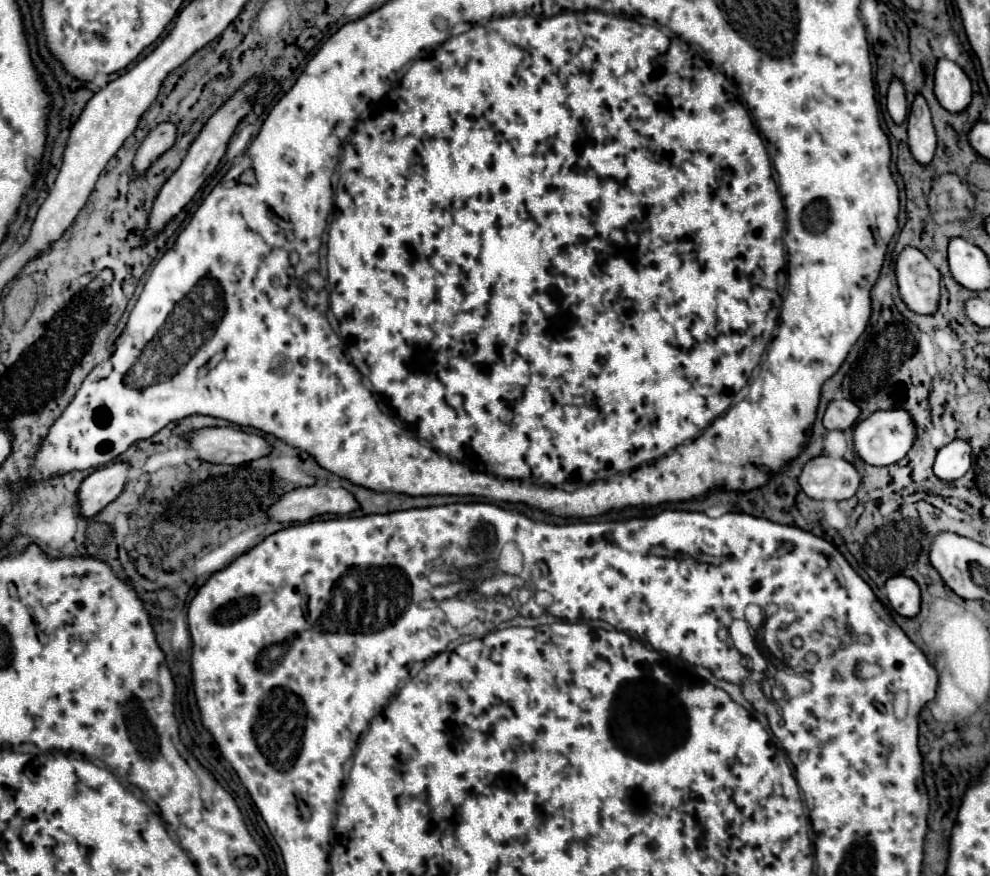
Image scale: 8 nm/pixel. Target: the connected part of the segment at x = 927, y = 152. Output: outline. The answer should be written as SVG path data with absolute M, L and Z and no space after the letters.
M917 95L911 105L907 131L909 131L909 147L911 147L913 157L921 165L927 165L933 159L937 137L935 137L931 111L929 111L929 105L923 95Z

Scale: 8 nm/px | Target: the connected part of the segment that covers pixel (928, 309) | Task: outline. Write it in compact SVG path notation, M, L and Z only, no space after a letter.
M905 247L897 259L899 293L915 313L935 313L939 305L939 271L929 259L913 247Z

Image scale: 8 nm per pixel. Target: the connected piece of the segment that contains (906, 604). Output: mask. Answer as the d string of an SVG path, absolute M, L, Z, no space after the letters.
M897 575L893 579L887 579L885 583L887 597L891 607L903 615L903 617L915 617L919 613L921 603L921 591L913 579L905 579L905 575Z

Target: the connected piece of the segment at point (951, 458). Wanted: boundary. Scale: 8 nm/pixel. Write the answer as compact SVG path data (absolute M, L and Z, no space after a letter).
M955 439L949 445L945 445L943 449L939 449L933 471L939 479L945 479L945 481L959 479L961 475L965 475L971 469L971 465L973 465L971 455L973 453L971 453L969 441Z

